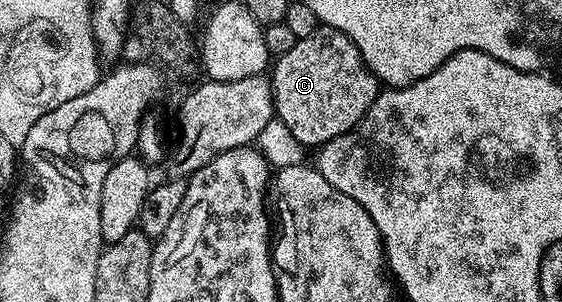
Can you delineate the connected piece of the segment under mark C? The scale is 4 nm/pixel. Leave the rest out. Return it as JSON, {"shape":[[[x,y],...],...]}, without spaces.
{"shape":[[[319,27],[318,31],[308,34],[308,38],[298,40],[288,54],[273,61],[268,79],[274,87],[274,115],[292,130],[292,138],[307,149],[314,150],[327,144],[332,138],[340,138],[348,130],[355,128],[364,114],[378,97],[380,81],[370,72],[358,47],[350,41],[339,28]]]}

